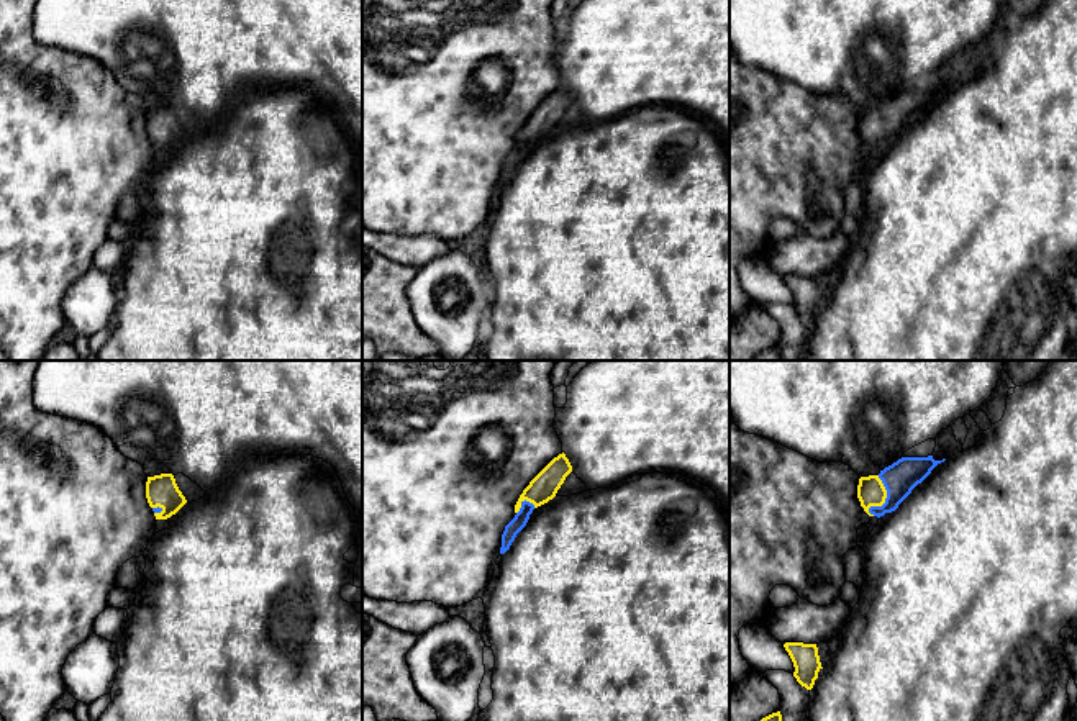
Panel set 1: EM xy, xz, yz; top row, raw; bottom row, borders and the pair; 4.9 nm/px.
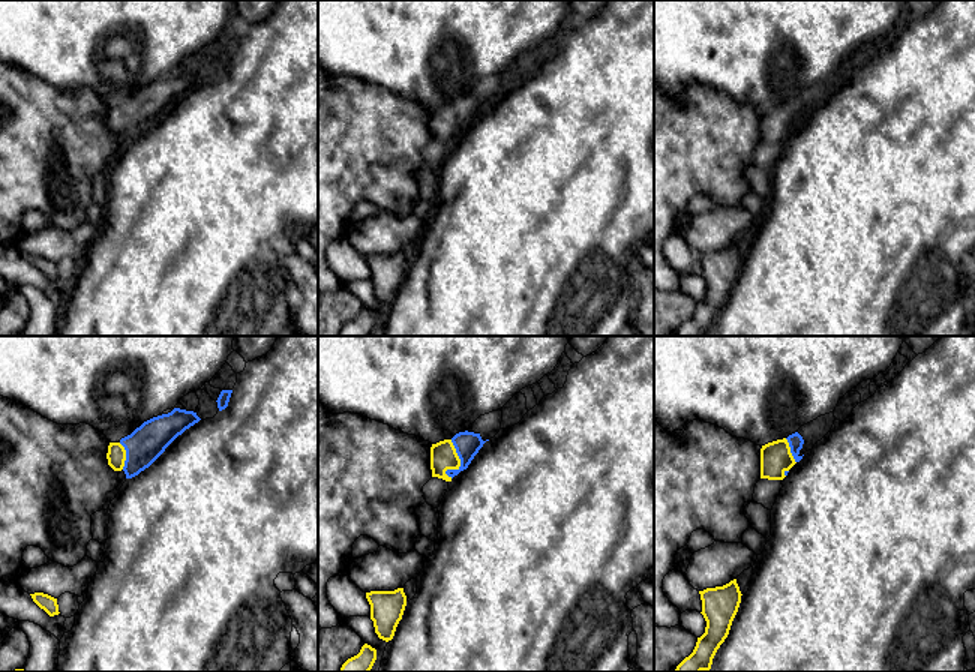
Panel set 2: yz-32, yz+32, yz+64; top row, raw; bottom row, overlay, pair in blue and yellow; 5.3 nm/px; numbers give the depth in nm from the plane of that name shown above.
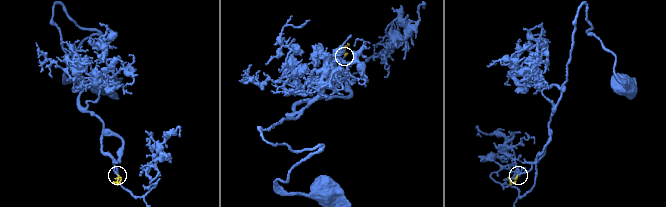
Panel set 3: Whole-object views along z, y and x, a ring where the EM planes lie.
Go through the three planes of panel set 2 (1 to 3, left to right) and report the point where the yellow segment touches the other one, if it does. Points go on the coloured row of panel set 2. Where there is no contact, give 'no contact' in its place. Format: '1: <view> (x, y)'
1: yz-32 (126, 456)
2: yz+32 (461, 462)
3: yz+64 (791, 450)

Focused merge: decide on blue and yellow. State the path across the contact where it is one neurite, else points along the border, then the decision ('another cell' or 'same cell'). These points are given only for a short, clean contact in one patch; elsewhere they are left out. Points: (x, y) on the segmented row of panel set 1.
runs through yz (899, 479), (886, 492), (886, 500), (879, 494), (871, 492); same cell

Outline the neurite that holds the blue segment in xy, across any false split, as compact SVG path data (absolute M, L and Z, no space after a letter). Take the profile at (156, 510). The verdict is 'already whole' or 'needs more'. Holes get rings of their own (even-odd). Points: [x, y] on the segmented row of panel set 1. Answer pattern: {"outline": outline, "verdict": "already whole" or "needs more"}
{"outline": "M172 474L148 477L146 498L156 519L170 518L187 503Z", "verdict": "needs more"}

